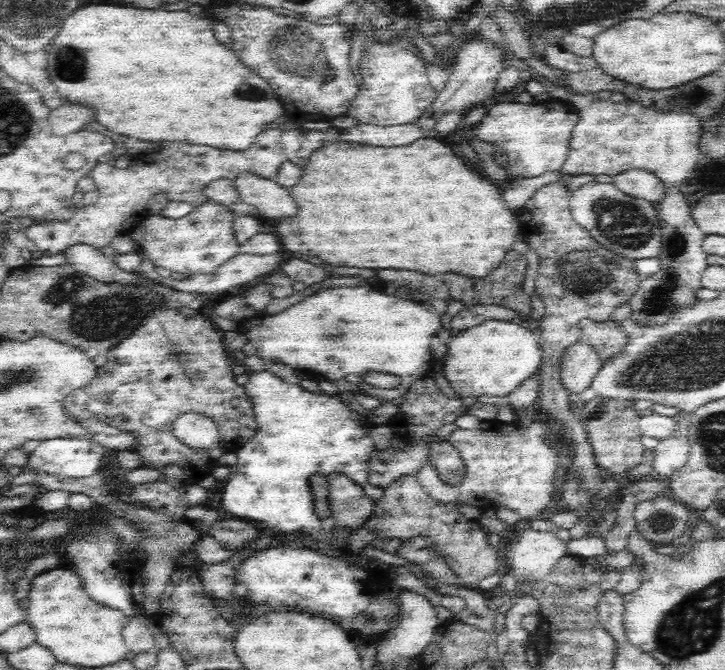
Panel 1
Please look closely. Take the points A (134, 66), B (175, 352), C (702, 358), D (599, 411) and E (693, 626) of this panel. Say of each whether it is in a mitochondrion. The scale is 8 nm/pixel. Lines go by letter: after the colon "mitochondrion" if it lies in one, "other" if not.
A: other
B: mitochondrion
C: mitochondrion
D: mitochondrion
E: mitochondrion

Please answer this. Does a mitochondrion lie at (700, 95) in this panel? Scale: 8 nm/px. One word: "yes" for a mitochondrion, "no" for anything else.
yes

